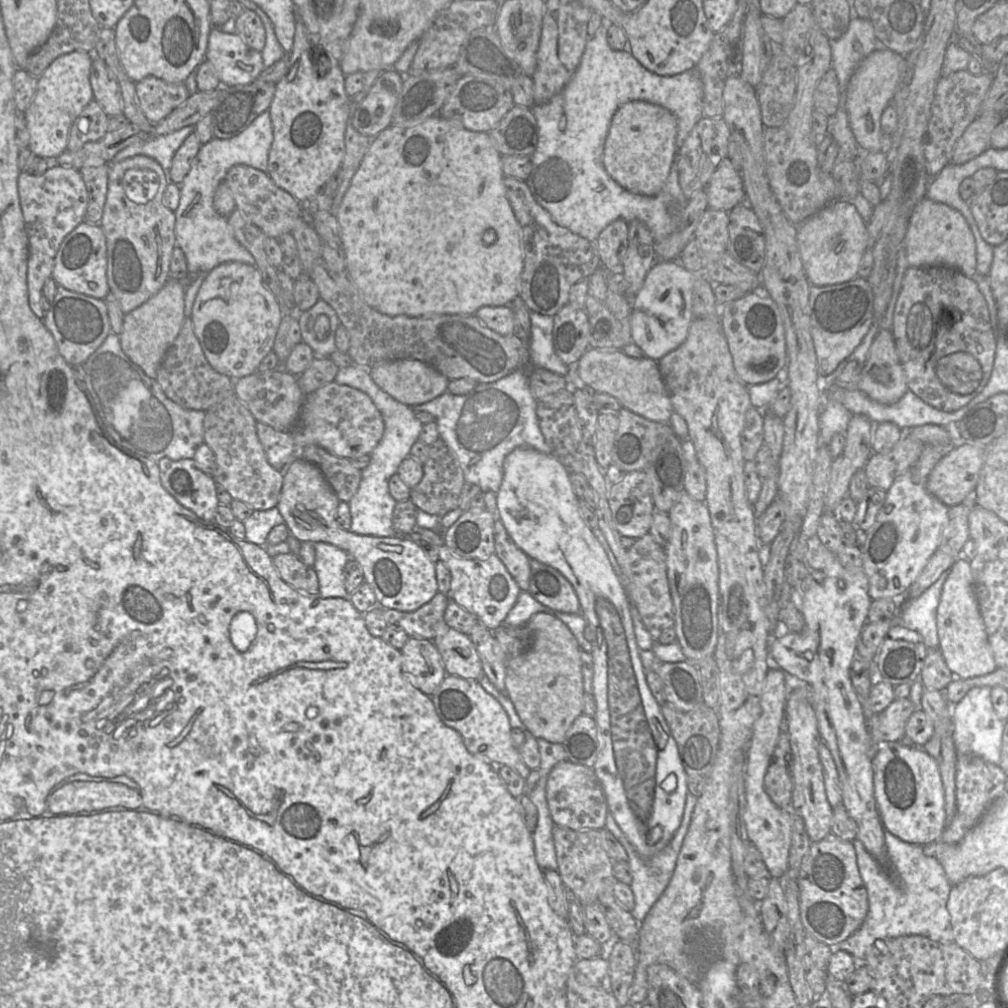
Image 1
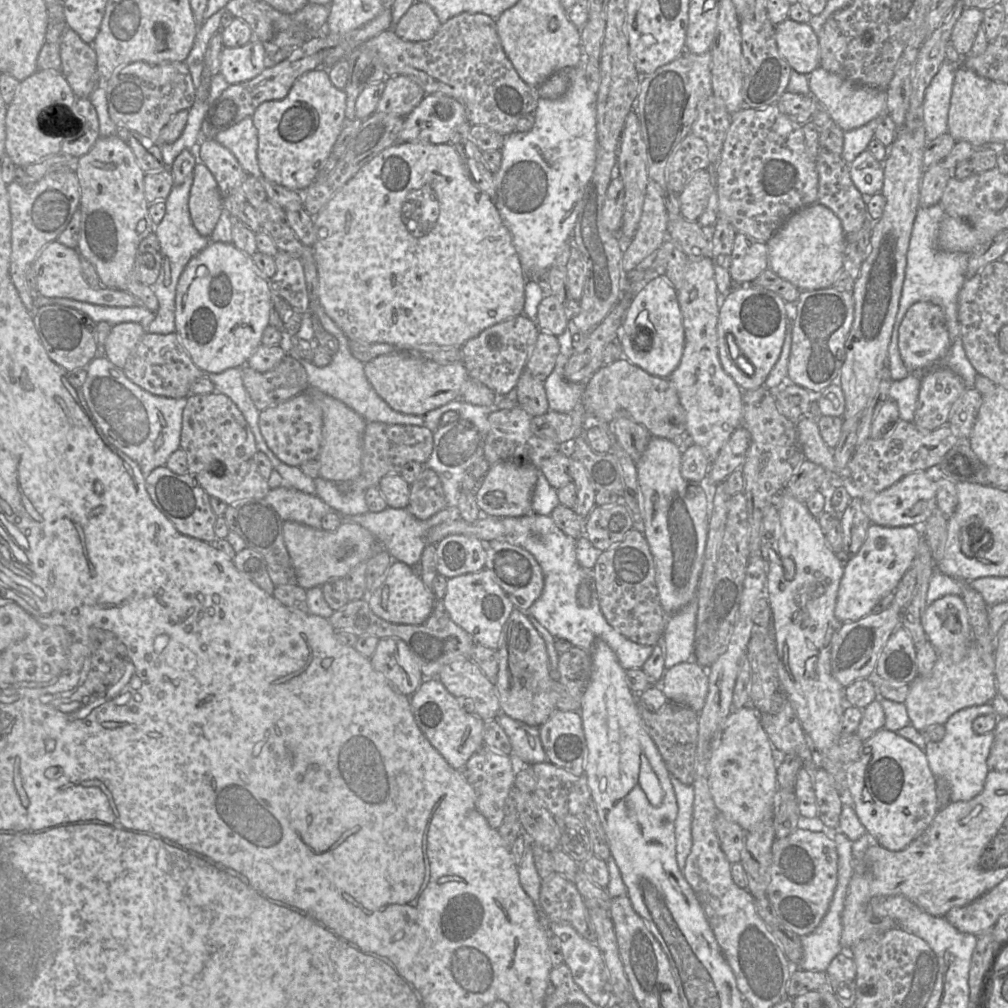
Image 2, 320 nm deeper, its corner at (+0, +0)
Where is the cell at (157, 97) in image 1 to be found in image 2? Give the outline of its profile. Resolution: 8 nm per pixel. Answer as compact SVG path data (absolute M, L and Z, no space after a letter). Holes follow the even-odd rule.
M136 61L121 66L114 71L105 82L108 112L116 125L124 125L131 131L147 137L151 142L158 143L161 129L181 110L189 110L196 101L196 89L185 61L172 61L161 64L150 64Z

